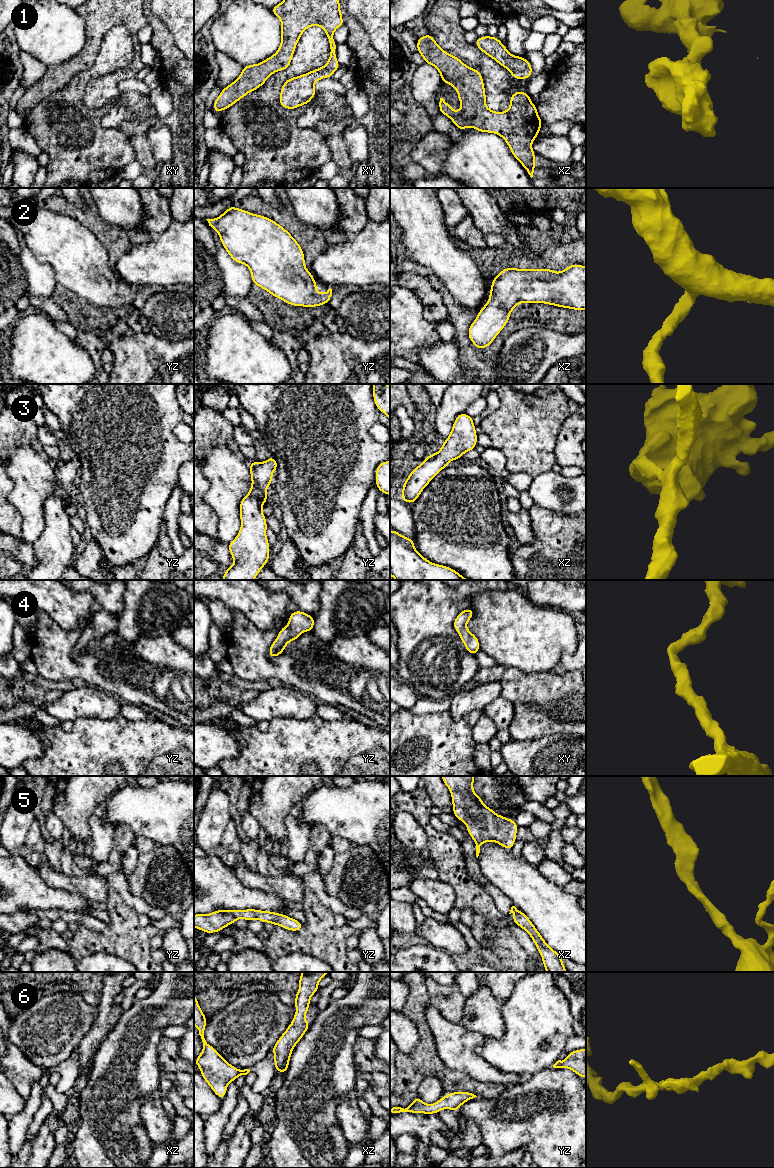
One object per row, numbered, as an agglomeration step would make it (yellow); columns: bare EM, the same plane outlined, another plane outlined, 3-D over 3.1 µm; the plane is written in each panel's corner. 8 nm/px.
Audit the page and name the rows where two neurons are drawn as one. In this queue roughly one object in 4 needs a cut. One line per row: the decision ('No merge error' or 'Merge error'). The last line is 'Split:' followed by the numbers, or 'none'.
1: No merge error
2: No merge error
3: No merge error
4: No merge error
5: No merge error
6: No merge error
Split: none

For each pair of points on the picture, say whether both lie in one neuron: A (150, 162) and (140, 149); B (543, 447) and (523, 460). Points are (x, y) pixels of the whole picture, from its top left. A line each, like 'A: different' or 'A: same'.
A: same
B: same

